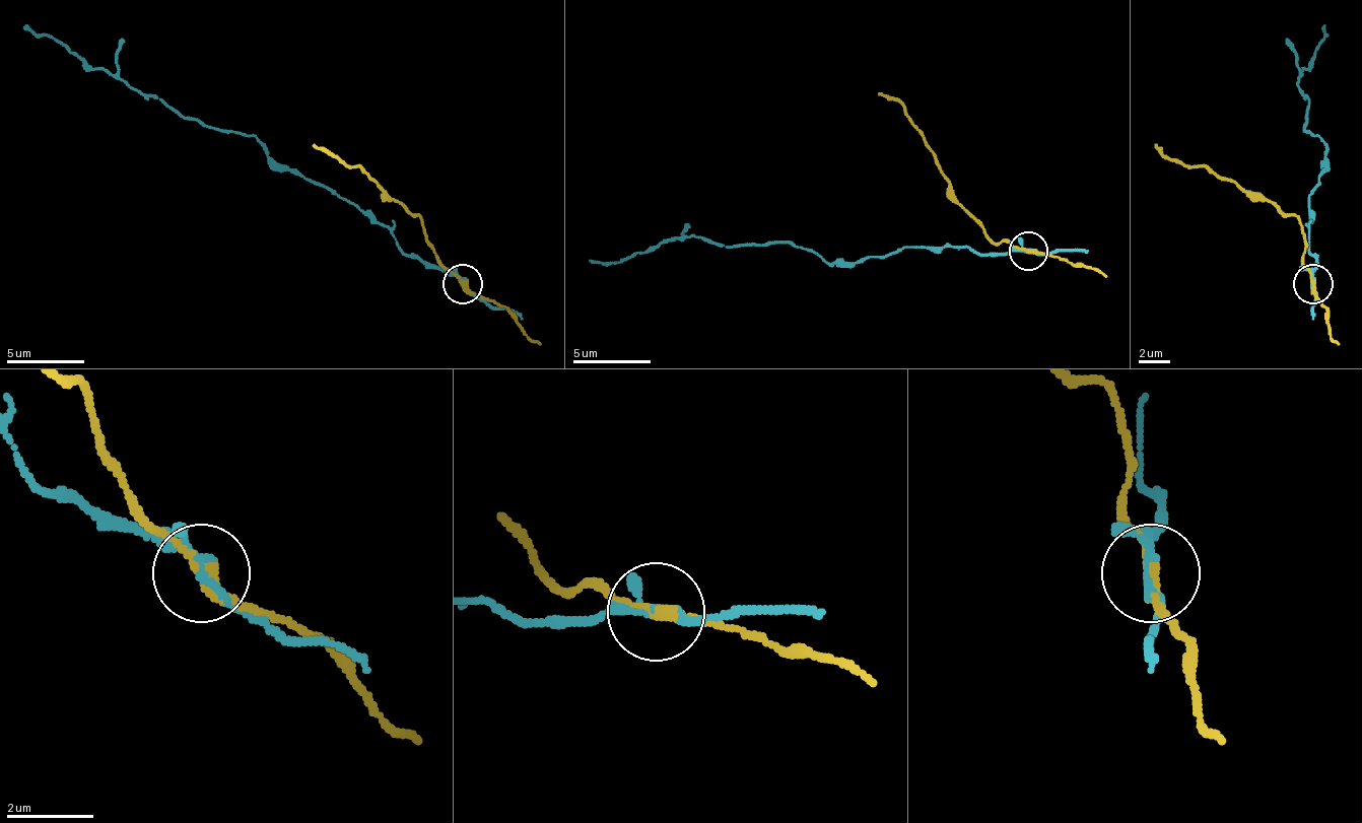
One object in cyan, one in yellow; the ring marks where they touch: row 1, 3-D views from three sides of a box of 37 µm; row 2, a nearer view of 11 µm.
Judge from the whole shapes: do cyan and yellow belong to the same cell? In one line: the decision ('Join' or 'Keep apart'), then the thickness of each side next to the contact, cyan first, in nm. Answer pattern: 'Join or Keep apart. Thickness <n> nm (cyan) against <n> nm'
Keep apart. Thickness 200 nm (cyan) against 200 nm

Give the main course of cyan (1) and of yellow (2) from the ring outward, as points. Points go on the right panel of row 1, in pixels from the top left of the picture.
1: (1311, 283), (1308, 197), (1323, 174), (1323, 142), (1304, 131), (1300, 72), (1323, 25)
2: (1311, 283), (1304, 263), (1304, 228), (1296, 216), (1203, 165), (1171, 161), (1156, 142)

